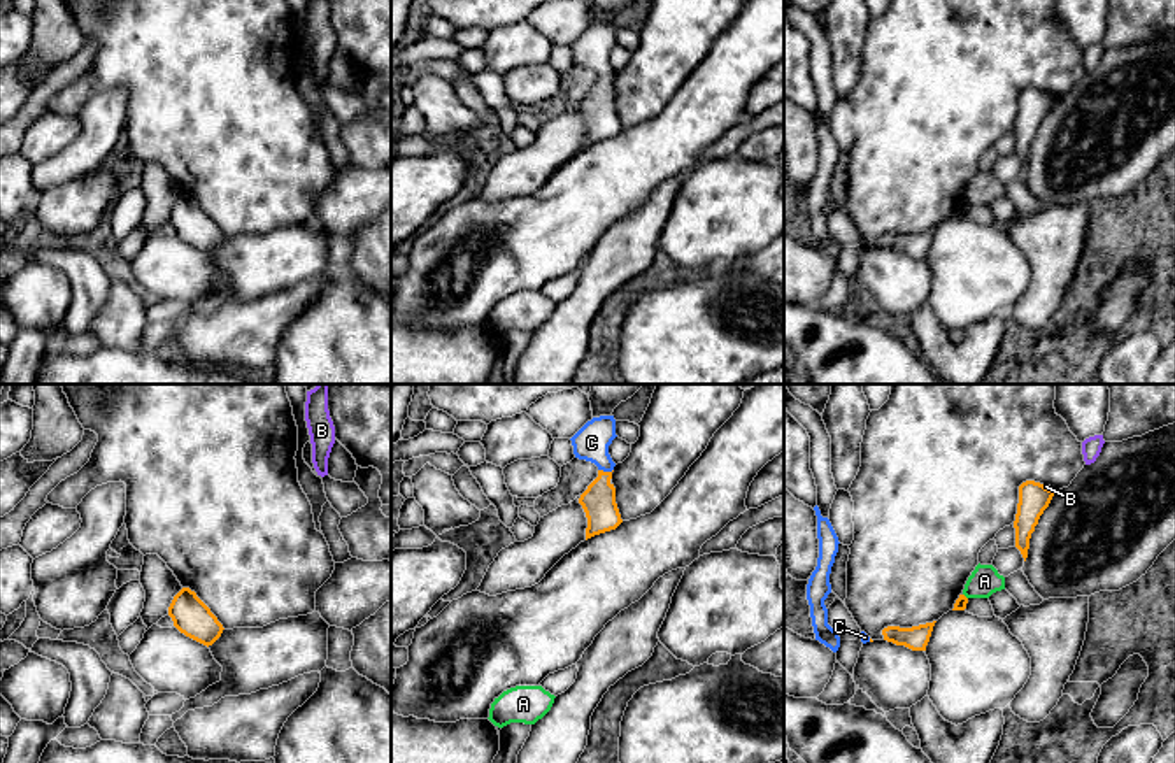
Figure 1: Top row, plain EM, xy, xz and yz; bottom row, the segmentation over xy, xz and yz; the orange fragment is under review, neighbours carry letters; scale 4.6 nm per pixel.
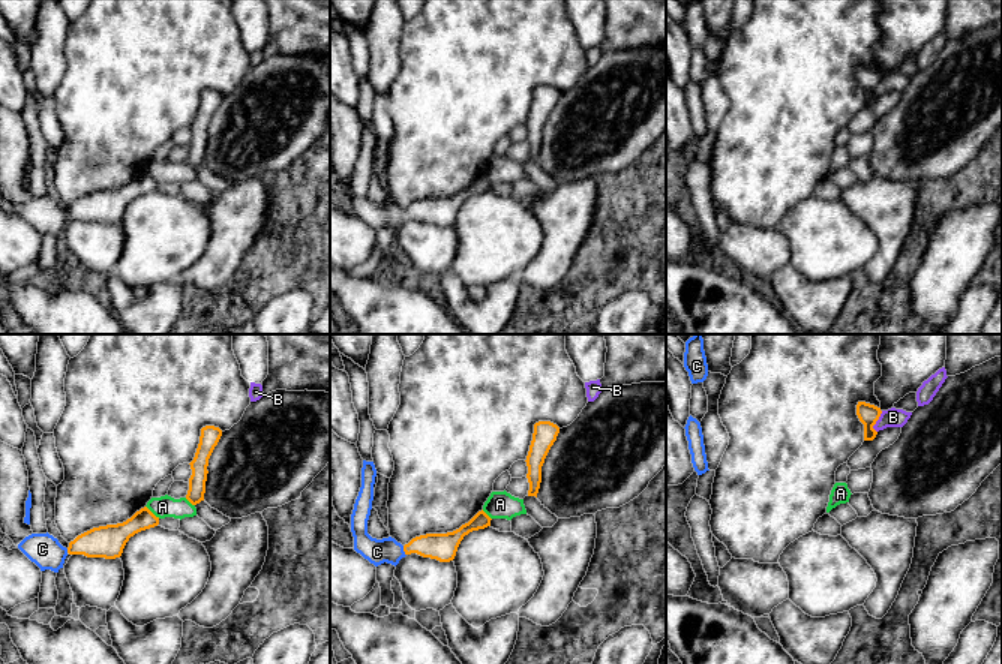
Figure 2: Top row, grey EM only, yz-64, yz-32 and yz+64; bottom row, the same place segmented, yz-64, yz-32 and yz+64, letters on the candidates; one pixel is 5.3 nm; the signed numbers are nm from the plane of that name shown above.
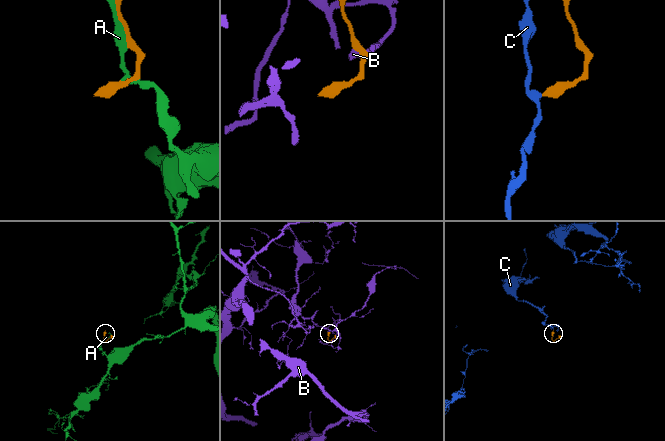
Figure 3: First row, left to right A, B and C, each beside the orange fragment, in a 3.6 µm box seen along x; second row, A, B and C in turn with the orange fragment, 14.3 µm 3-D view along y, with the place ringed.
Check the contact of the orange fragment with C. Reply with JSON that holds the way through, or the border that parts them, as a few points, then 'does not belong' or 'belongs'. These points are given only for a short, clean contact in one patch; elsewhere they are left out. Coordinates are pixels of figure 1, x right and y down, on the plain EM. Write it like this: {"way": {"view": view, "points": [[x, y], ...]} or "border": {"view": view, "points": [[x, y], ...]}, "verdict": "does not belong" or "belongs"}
{"way": {"view": "xz", "points": [[598, 107], [605, 79], [605, 71], [591, 49]]}, "verdict": "belongs"}

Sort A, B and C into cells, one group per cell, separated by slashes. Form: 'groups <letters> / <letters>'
groups A / B / C

